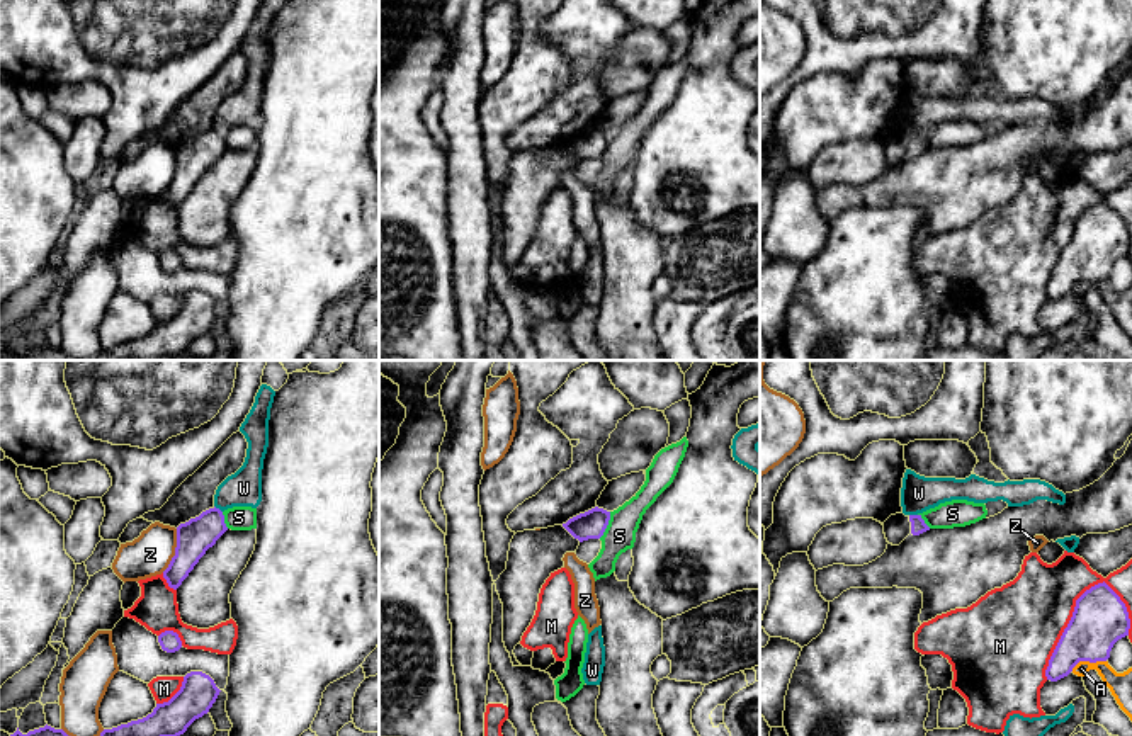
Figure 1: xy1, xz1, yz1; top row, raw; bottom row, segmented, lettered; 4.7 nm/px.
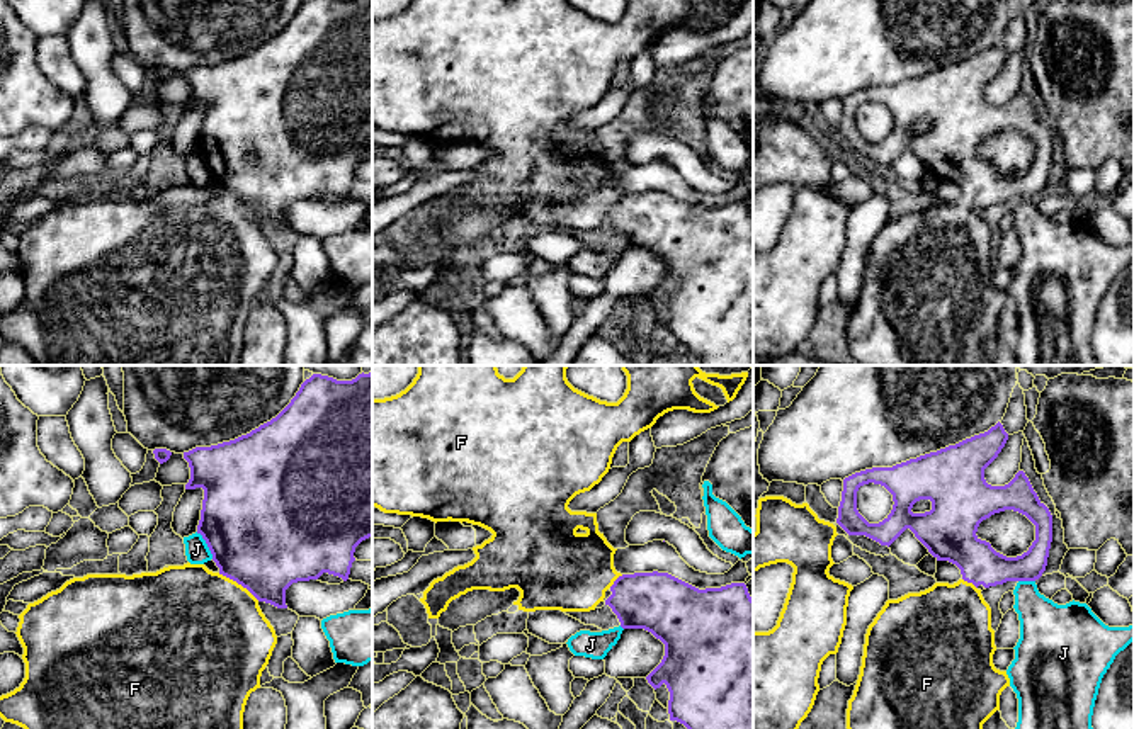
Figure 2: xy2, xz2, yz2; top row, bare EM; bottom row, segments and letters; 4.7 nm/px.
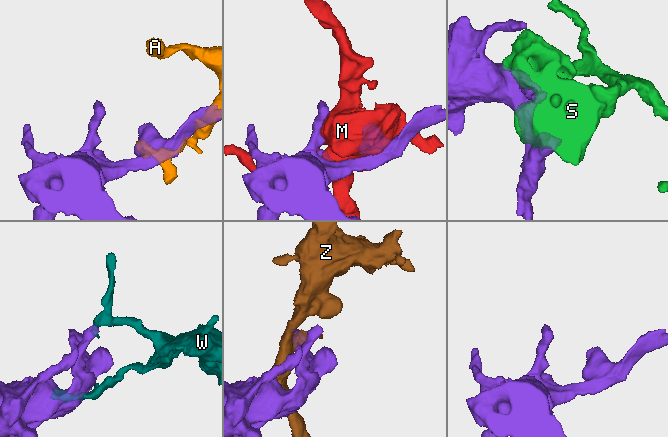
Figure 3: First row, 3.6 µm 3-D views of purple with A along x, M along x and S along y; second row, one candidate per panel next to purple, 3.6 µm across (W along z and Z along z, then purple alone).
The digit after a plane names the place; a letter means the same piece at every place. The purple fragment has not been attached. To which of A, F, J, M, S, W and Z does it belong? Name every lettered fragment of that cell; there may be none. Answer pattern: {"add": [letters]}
{"add": ["F"]}

